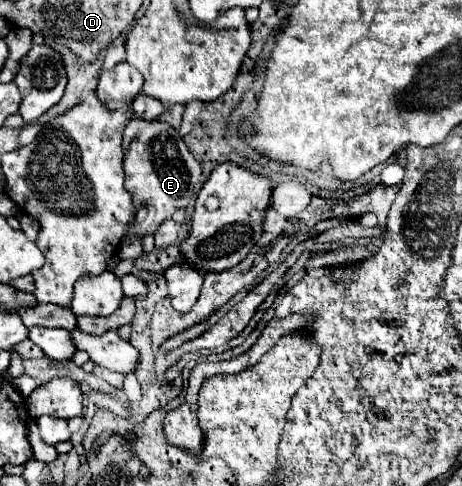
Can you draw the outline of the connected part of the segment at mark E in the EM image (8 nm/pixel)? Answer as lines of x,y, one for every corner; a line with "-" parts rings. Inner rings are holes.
133,117
123,131
123,169
125,189
133,197
135,217
117,251
119,259
137,259
143,255
141,239
153,235
157,227
171,219
177,209
185,209
201,181
201,163
191,155
177,129
161,121
143,121

